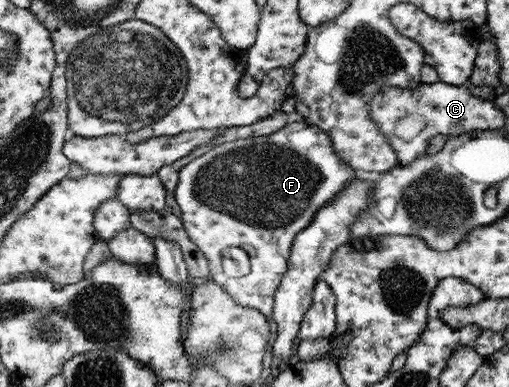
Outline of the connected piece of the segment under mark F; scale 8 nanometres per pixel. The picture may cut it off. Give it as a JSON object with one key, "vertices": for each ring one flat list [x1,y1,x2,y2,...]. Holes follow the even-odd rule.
{"vertices":[[305,120,286,123,268,136,236,139,218,144,208,152,194,158,180,172,180,183,175,199,182,212,182,223,190,241,194,242,209,261,211,278,239,305,258,309,273,317,277,289,289,271,294,239,312,224,315,215,332,202,357,175,355,169,334,151,329,133],[244,250,248,256,248,270,230,268,230,252]]}

